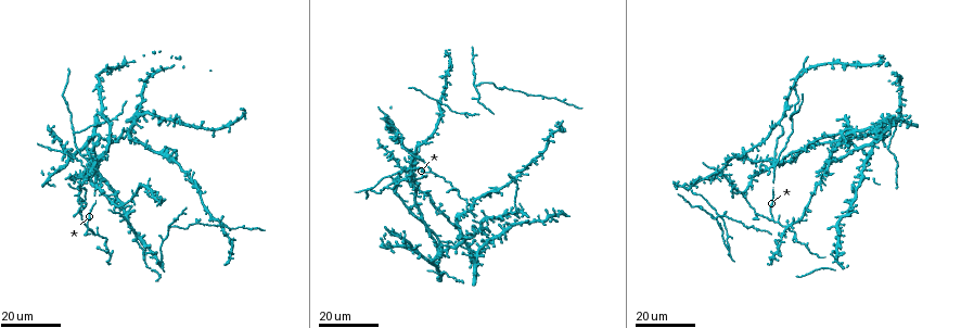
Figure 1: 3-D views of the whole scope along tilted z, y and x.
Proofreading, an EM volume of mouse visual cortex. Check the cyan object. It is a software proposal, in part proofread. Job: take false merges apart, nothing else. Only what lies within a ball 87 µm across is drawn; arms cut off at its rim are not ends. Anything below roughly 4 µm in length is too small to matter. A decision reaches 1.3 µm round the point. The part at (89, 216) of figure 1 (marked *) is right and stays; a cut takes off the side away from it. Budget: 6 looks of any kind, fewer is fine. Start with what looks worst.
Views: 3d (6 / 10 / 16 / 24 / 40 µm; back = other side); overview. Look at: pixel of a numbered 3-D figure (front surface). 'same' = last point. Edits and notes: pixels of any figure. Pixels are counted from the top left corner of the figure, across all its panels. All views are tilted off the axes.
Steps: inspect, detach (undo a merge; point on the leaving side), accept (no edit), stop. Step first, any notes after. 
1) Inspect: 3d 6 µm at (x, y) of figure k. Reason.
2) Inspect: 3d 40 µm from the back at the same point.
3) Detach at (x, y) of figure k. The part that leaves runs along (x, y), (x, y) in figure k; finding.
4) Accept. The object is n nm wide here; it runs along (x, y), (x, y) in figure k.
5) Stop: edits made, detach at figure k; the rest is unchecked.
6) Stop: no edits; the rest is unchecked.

Inspect: 3d 24 µm at (476, 85) of figure 1. Three-way junction.

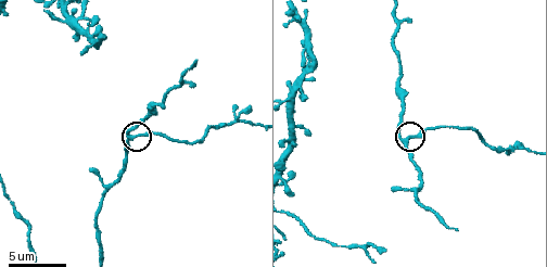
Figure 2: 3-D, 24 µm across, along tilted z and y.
Inspect: 3d 10 µm at (405, 139) of figure 2. Closer look.

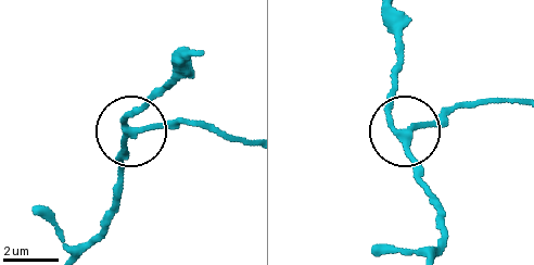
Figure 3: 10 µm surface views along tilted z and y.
Accept. The object is 200 nm wide here; one cell here.

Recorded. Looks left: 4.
Inspect: 3d 16 µm at (734, 187) of figure 1. Looks like a crossing.

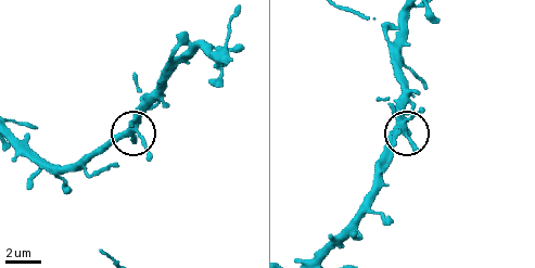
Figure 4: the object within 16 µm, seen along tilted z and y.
Inspect: 3d 6 µm at (137, 123) of figure 4.

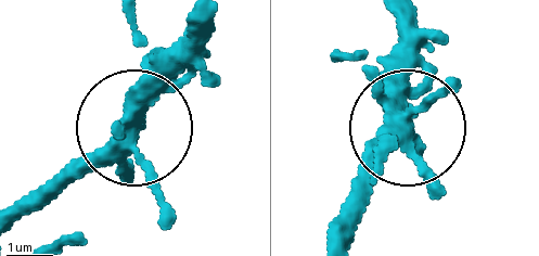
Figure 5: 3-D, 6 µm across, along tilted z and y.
Inspect: 3d 6 µm from the back at (132, 133) of figure 5. From behind.

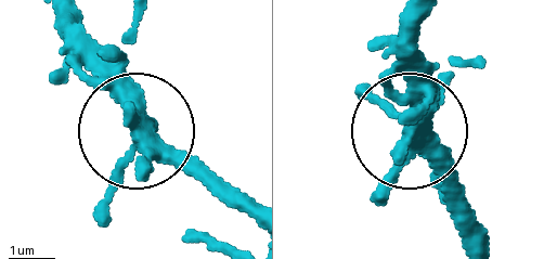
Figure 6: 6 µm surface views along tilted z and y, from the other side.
Accept. The object is 370 nm wide here; it runs along (246, 207), (145, 139), (118, 168), (102, 224) in figure 6; continuous, no second cell.

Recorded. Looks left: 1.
Stop: no edits; the rest is unchecked.

